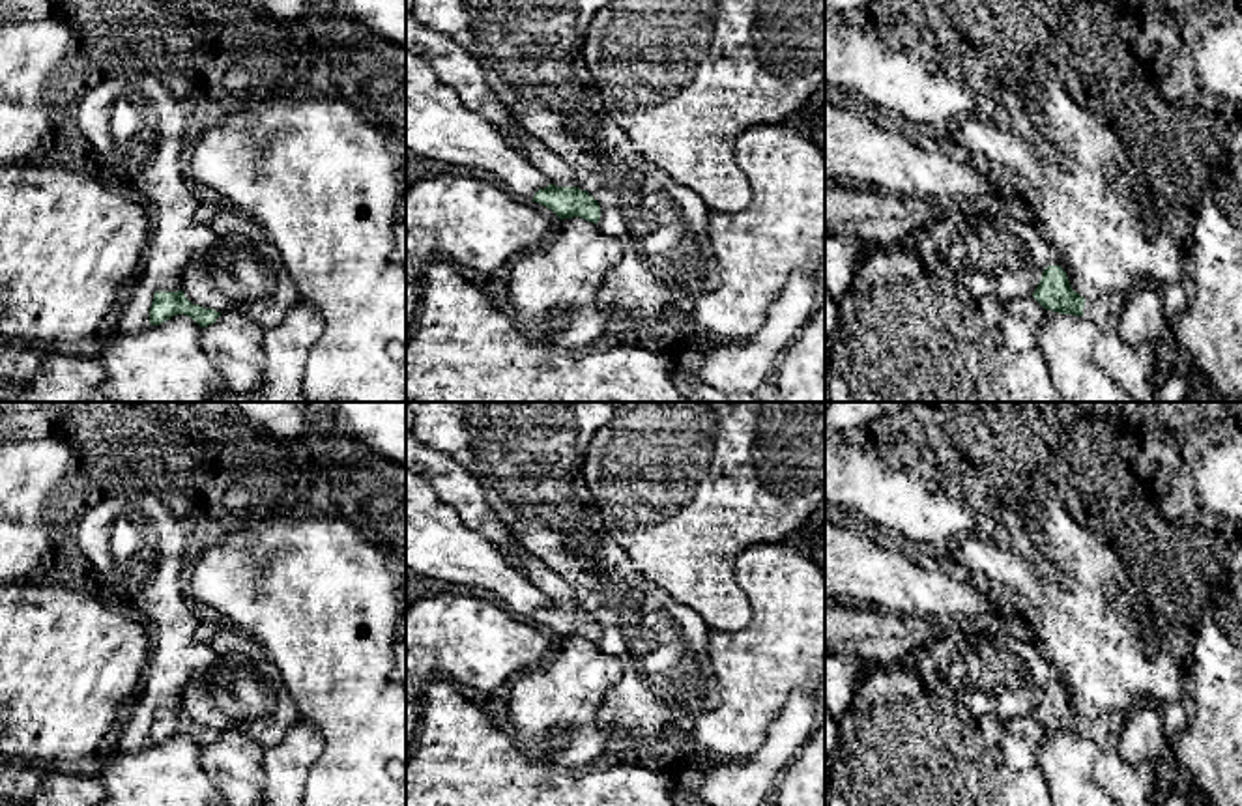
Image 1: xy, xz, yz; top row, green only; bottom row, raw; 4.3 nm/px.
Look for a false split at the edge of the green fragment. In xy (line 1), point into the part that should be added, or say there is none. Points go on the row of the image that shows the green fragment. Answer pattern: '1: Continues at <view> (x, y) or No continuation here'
1: No continuation here

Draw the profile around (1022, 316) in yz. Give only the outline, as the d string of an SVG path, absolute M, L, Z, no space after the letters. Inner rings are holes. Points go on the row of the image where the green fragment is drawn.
M1033 297L1004 301L999 329L1004 342L1018 352L1036 346L1036 331L1044 325L1046 309Z

